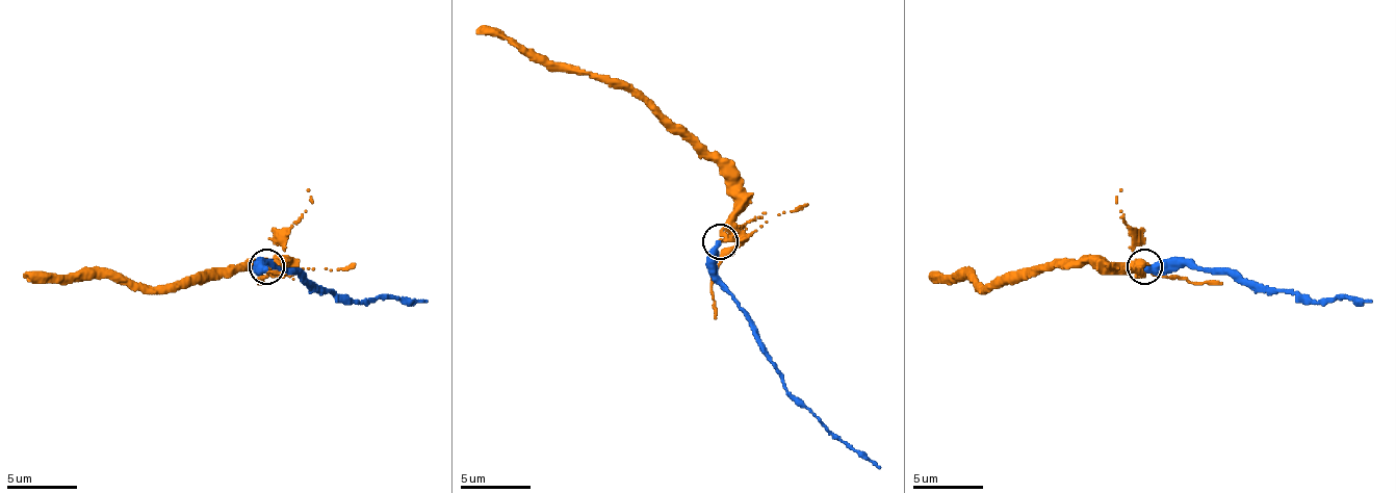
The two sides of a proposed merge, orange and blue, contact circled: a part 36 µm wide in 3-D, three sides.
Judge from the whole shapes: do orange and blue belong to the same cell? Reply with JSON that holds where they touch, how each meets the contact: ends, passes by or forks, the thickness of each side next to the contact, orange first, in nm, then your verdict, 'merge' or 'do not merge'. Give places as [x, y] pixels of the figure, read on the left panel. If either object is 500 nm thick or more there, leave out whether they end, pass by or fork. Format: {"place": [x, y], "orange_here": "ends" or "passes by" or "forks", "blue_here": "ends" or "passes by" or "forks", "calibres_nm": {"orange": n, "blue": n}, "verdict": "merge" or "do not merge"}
{"place": [266, 266], "orange_here": "passes by", "blue_here": "ends", "calibres_nm": {"orange": 110, "blue": 400}, "verdict": "do not merge"}

